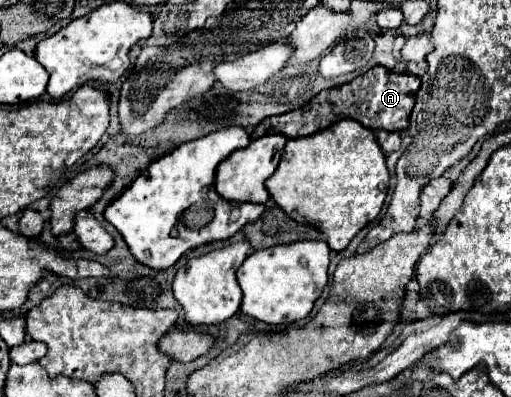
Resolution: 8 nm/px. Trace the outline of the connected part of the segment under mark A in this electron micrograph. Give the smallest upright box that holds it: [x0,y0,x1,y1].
[252,65,420,139]

